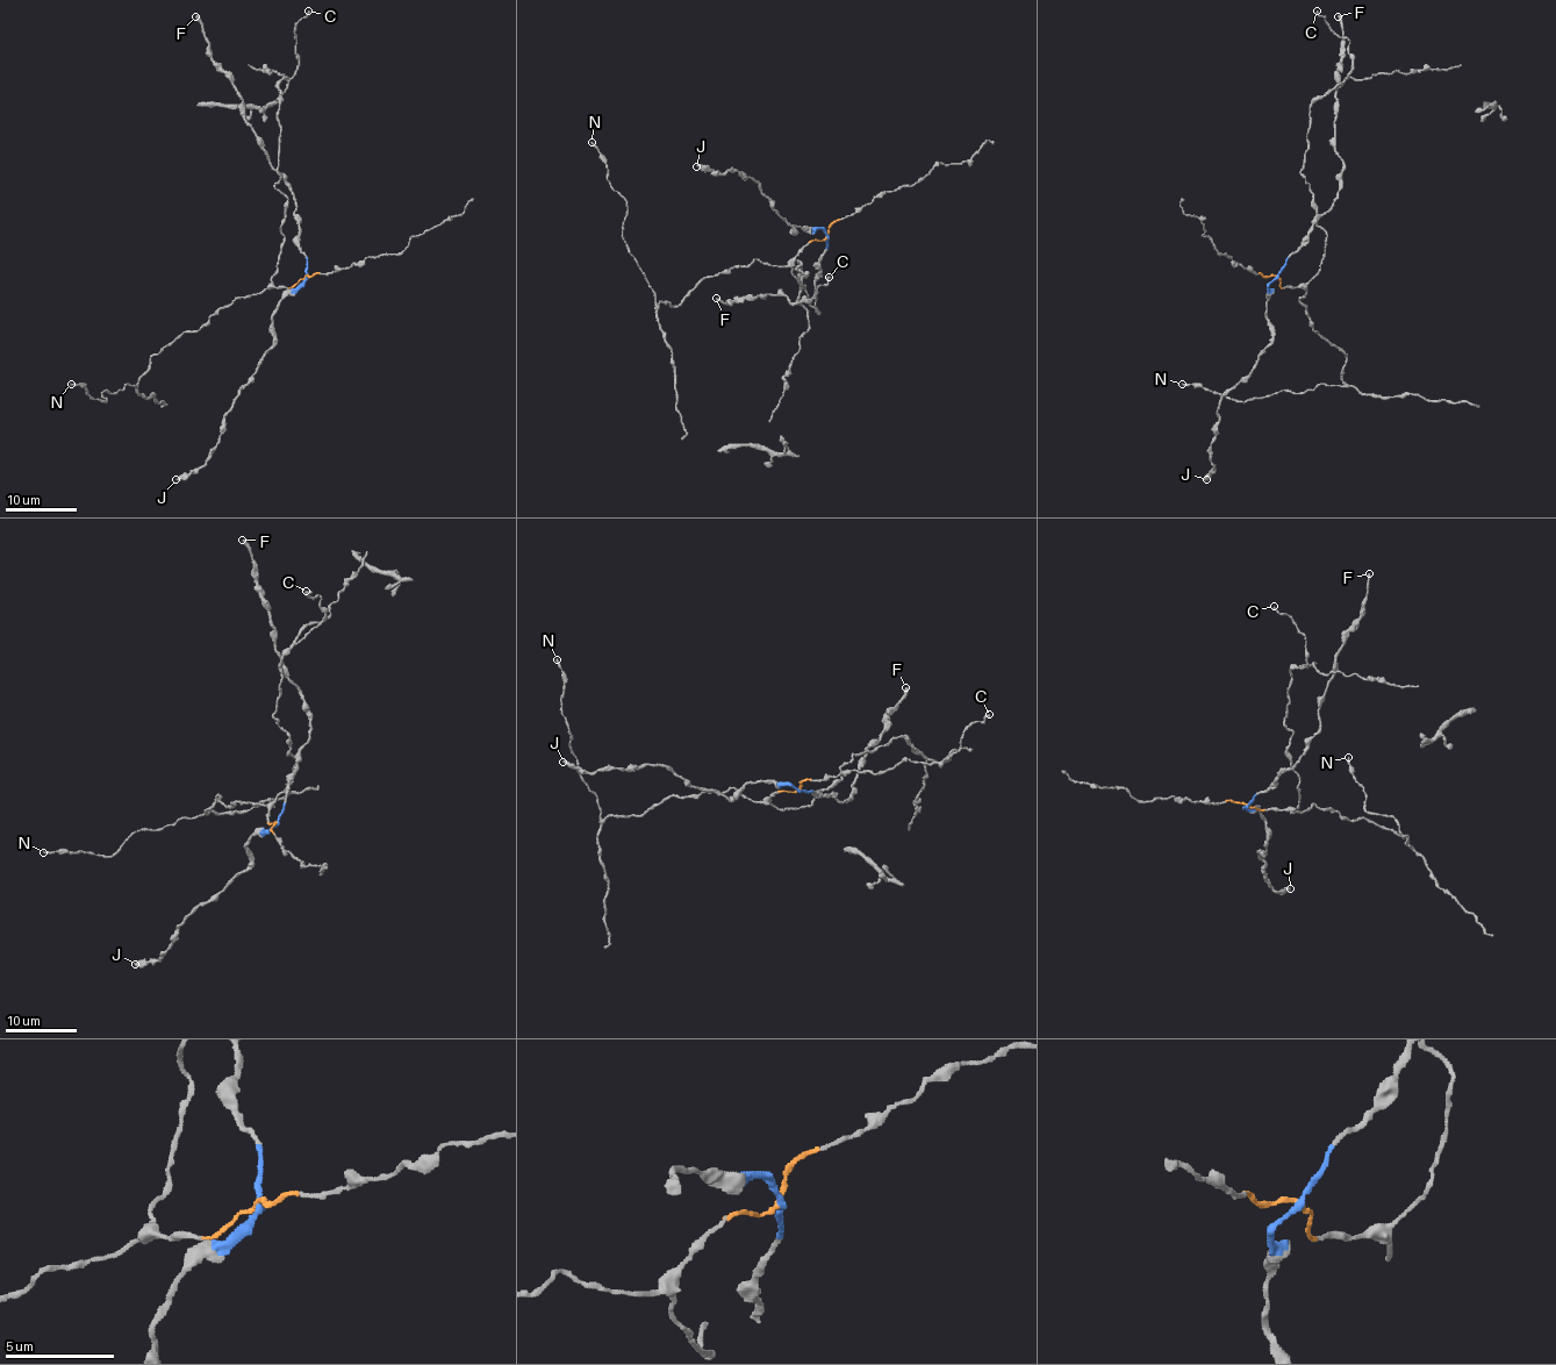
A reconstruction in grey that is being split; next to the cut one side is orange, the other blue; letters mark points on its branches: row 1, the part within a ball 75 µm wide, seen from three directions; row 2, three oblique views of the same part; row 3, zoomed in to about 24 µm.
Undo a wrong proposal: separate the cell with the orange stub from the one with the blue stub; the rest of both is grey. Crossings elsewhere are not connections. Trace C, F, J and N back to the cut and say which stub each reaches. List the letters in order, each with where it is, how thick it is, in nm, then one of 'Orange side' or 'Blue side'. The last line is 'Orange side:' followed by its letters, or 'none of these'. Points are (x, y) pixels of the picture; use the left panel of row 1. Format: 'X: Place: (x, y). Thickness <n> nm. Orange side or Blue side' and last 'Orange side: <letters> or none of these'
C: Place: (308, 11). Thickness 220 nm. Orange side
F: Place: (195, 16). Thickness 320 nm. Blue side
J: Place: (176, 479). Thickness 440 nm. Blue side
N: Place: (71, 384). Thickness 220 nm. Orange side
Orange side: C, N

